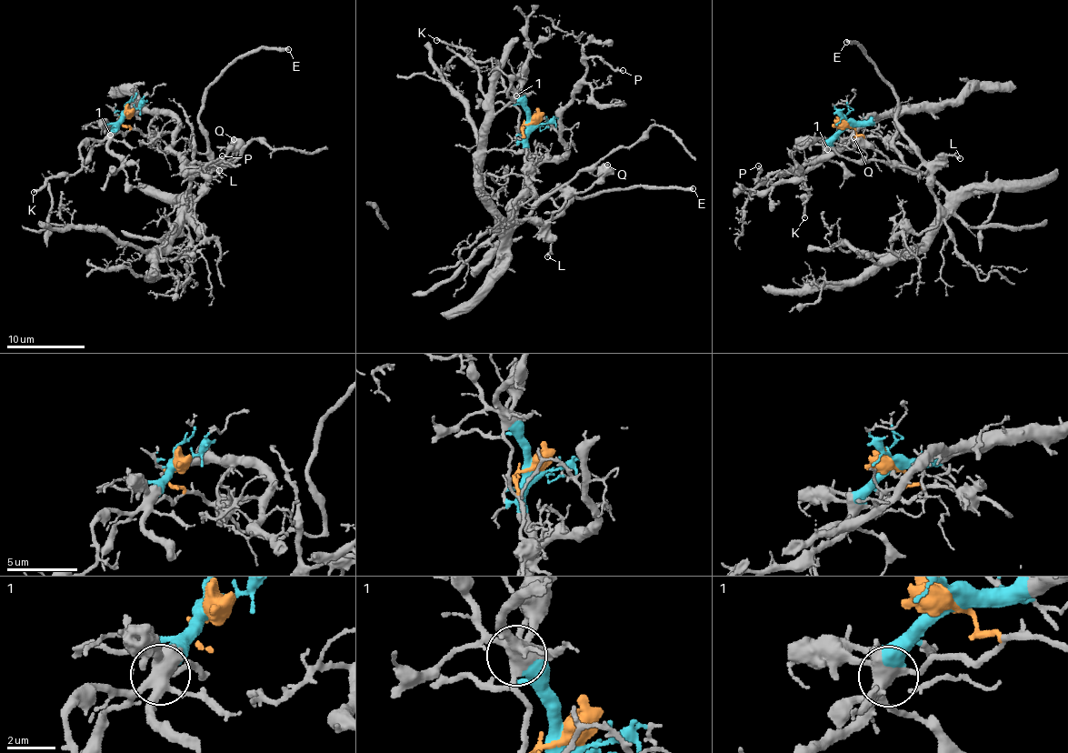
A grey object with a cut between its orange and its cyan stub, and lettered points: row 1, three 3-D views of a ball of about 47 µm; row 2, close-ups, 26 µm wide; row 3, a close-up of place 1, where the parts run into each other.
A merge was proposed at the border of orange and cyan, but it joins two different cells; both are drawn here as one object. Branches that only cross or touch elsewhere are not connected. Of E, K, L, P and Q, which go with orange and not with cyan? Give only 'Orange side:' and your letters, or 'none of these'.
Orange side: E, L, Q

